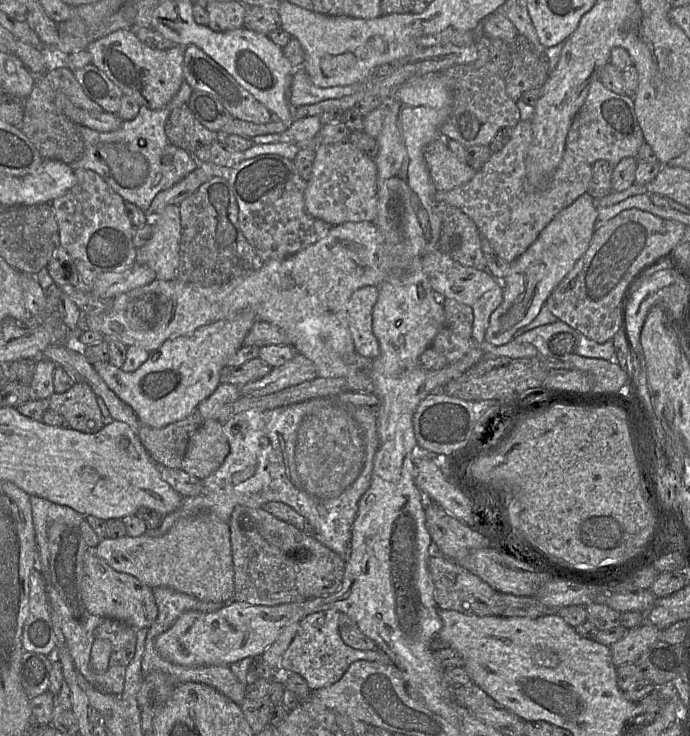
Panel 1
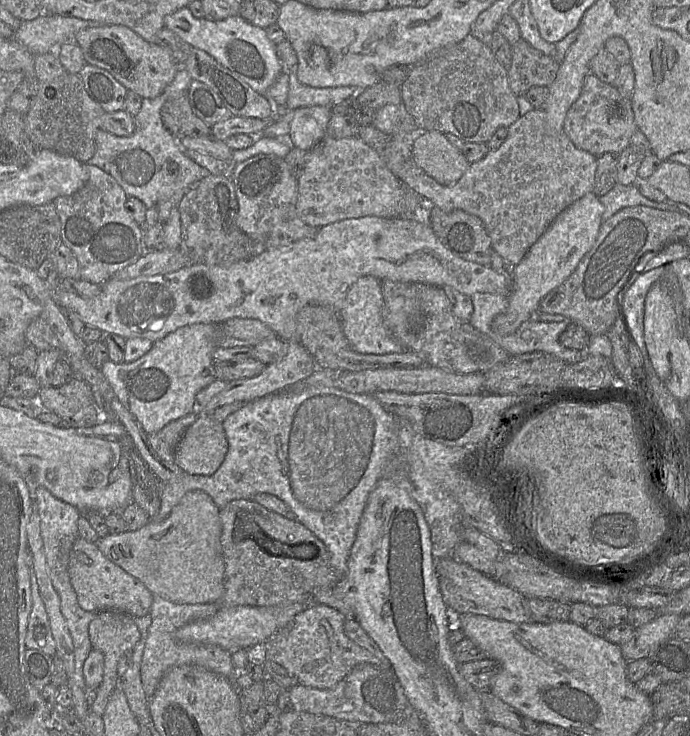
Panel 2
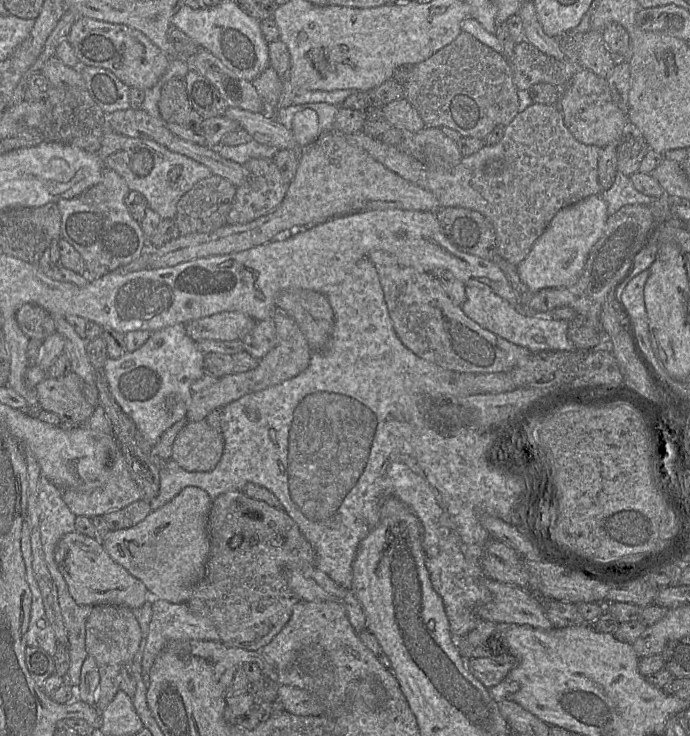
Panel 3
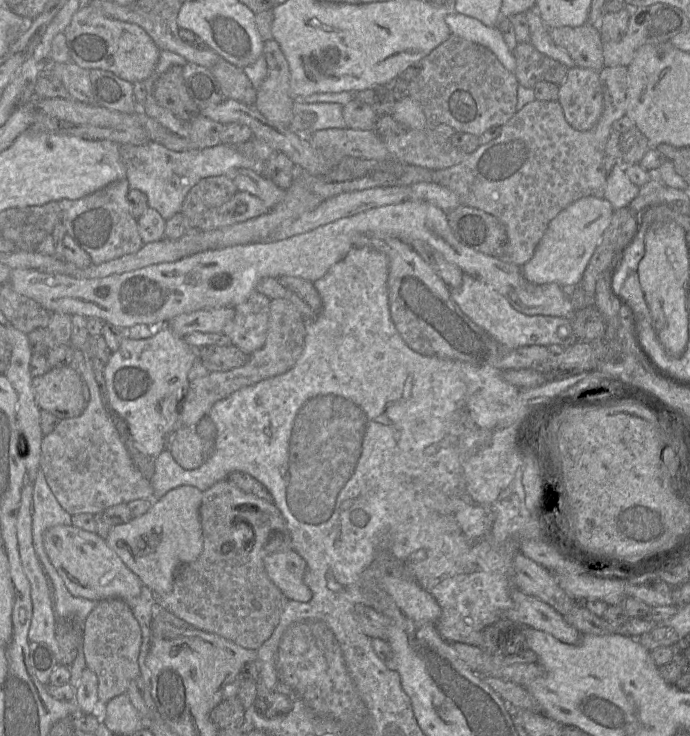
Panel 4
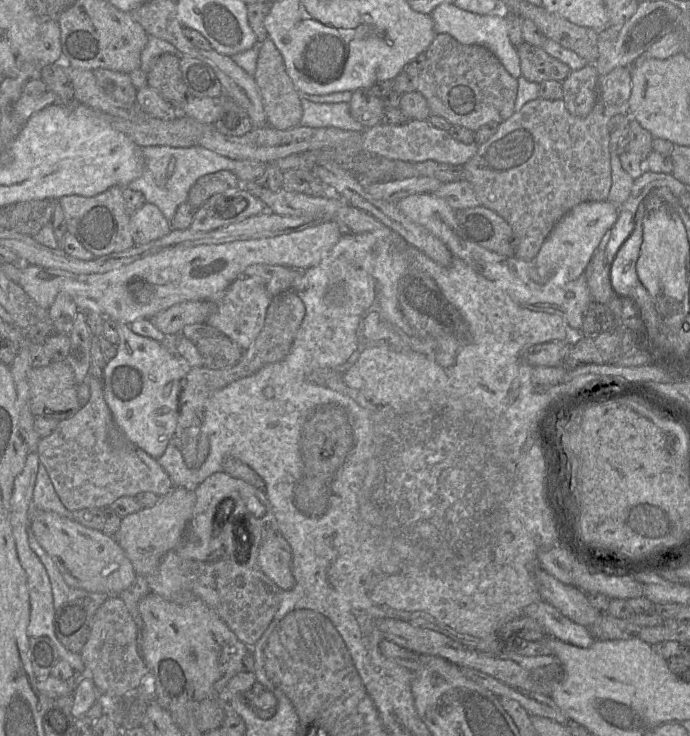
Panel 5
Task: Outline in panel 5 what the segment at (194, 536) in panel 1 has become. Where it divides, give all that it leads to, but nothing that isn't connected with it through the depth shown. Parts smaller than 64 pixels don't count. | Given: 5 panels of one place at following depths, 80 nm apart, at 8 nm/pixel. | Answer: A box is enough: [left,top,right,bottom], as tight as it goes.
[114,487,195,577]

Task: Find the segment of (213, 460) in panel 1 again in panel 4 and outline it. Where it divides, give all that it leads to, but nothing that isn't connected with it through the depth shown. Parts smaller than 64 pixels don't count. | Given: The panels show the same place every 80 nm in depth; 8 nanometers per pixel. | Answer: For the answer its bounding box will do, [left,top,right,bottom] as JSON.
[168,426,214,470]

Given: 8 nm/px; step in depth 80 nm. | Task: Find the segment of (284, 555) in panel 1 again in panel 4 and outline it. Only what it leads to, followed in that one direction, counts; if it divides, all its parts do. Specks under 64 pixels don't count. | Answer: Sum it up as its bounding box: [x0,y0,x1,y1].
[154,479,293,651]

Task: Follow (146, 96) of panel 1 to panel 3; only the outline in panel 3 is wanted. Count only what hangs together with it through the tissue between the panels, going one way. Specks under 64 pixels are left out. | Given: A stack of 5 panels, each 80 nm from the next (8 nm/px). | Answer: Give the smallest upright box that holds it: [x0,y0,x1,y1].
[67,17,170,88]

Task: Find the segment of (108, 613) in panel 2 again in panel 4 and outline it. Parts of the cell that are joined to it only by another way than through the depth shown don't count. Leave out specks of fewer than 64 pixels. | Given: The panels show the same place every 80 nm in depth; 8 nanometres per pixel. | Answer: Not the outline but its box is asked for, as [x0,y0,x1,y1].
[83,598,142,707]

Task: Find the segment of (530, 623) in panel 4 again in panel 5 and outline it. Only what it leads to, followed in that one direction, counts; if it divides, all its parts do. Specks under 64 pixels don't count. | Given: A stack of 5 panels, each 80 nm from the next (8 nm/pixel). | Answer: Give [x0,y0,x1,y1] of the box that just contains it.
[523,599,596,648]

